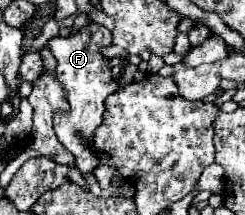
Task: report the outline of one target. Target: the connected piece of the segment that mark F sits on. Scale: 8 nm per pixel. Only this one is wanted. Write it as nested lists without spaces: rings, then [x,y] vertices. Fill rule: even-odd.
[[[90,21],[78,33],[70,35],[70,37],[56,35],[46,45],[58,61],[56,77],[62,83],[62,87],[66,89],[66,99],[70,103],[68,113],[54,115],[54,131],[60,139],[60,143],[64,143],[64,147],[68,147],[68,151],[76,157],[76,167],[82,173],[90,173],[96,167],[96,157],[88,149],[88,143],[92,141],[96,127],[102,123],[104,99],[110,93],[118,91],[118,87],[120,87],[118,81],[112,77],[110,59],[102,55],[102,47],[112,45],[112,31]]]

